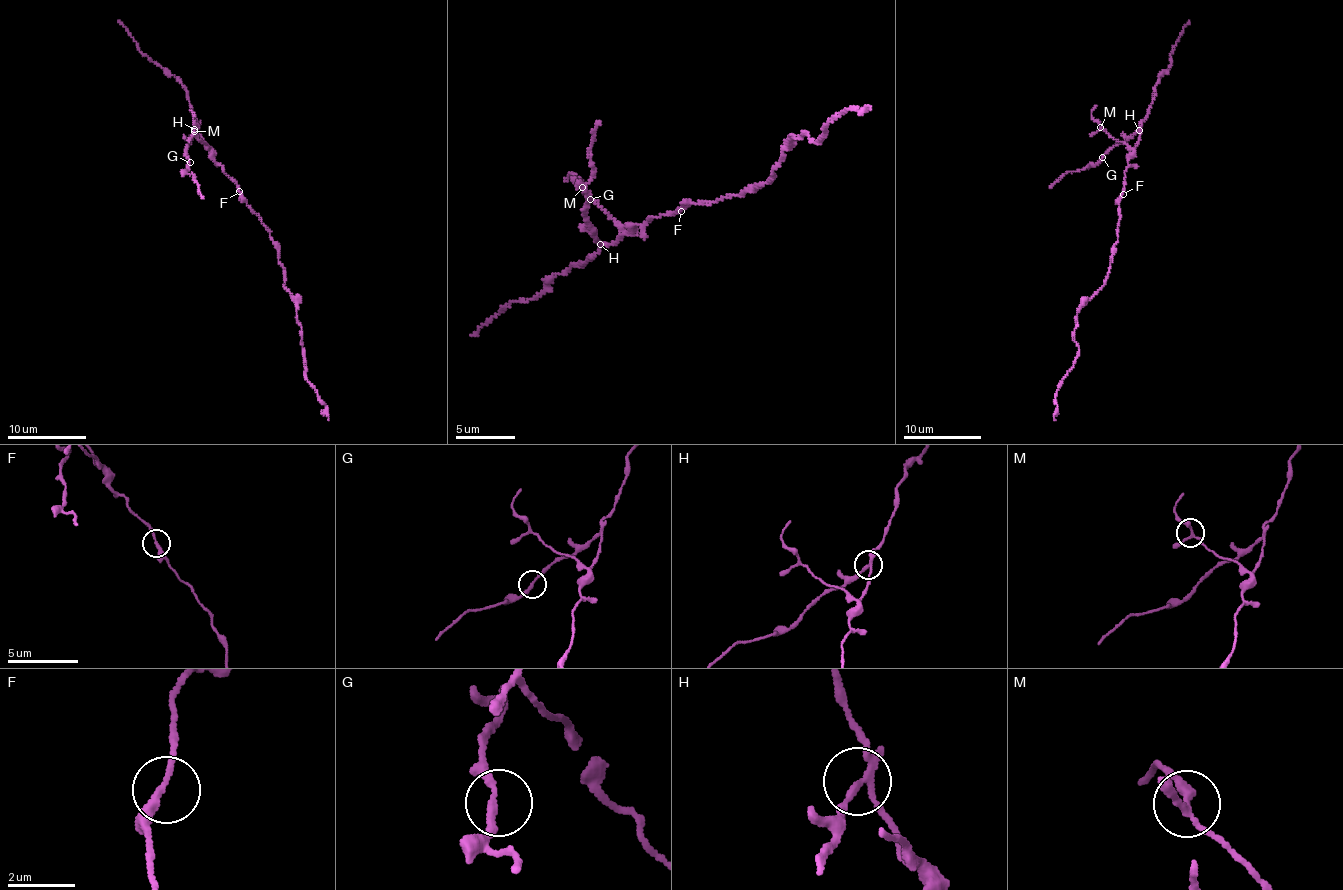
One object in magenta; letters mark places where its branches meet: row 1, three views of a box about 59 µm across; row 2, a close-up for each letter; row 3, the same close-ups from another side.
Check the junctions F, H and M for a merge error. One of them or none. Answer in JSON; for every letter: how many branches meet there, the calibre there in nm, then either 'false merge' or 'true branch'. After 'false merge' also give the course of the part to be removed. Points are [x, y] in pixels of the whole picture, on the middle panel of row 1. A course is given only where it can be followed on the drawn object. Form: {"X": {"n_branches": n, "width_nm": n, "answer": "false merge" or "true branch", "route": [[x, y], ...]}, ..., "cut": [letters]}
{"F": {"n_branches": 2, "width_nm": 240, "answer": "true branch"}, "H": {"n_branches": 4, "width_nm": 190, "answer": "false merge", "route": [[600, 243], [585, 215], [590, 199], [585, 189], [592, 177], [591, 145], [600, 121]]}, "M": {"n_branches": 3, "width_nm": 200, "answer": "true branch"}, "cut": ["H"]}

